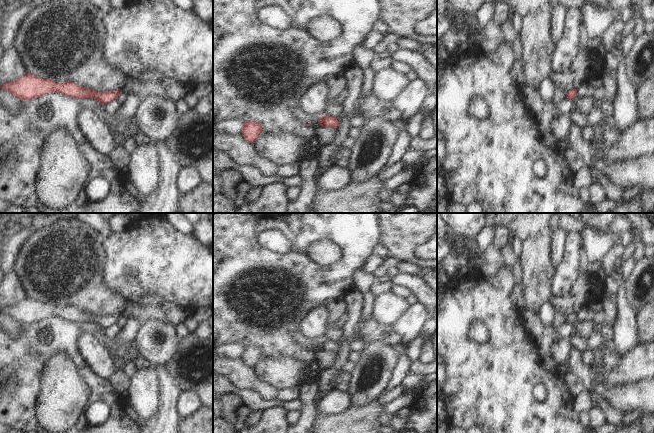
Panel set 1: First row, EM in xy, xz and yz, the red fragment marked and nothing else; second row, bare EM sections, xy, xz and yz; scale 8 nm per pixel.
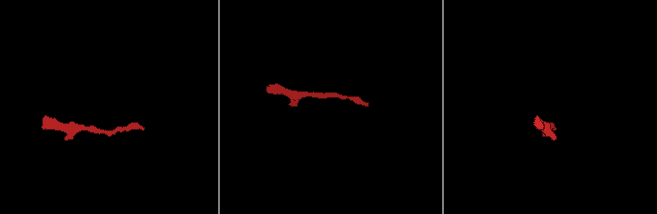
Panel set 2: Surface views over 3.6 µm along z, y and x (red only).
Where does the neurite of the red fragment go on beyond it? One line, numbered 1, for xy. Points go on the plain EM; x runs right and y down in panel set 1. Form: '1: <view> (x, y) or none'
1: none

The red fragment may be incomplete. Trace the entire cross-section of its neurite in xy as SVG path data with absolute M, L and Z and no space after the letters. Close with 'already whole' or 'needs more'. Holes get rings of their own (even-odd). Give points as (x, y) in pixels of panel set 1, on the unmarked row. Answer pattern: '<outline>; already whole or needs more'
M27 297L16 305L3 308L0 313L12 317L20 324L30 325L49 317L61 317L67 321L73 321L75 323L95 323L102 329L106 329L109 326L118 323L118 320L123 317L122 314L99 316L81 311L71 305L56 307L52 303L43 303L31 297Z; already whole

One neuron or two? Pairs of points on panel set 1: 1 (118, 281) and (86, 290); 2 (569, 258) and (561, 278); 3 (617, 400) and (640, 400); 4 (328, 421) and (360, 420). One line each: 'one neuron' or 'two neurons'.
1: two neurons
2: one neuron
3: one neuron
4: one neuron

